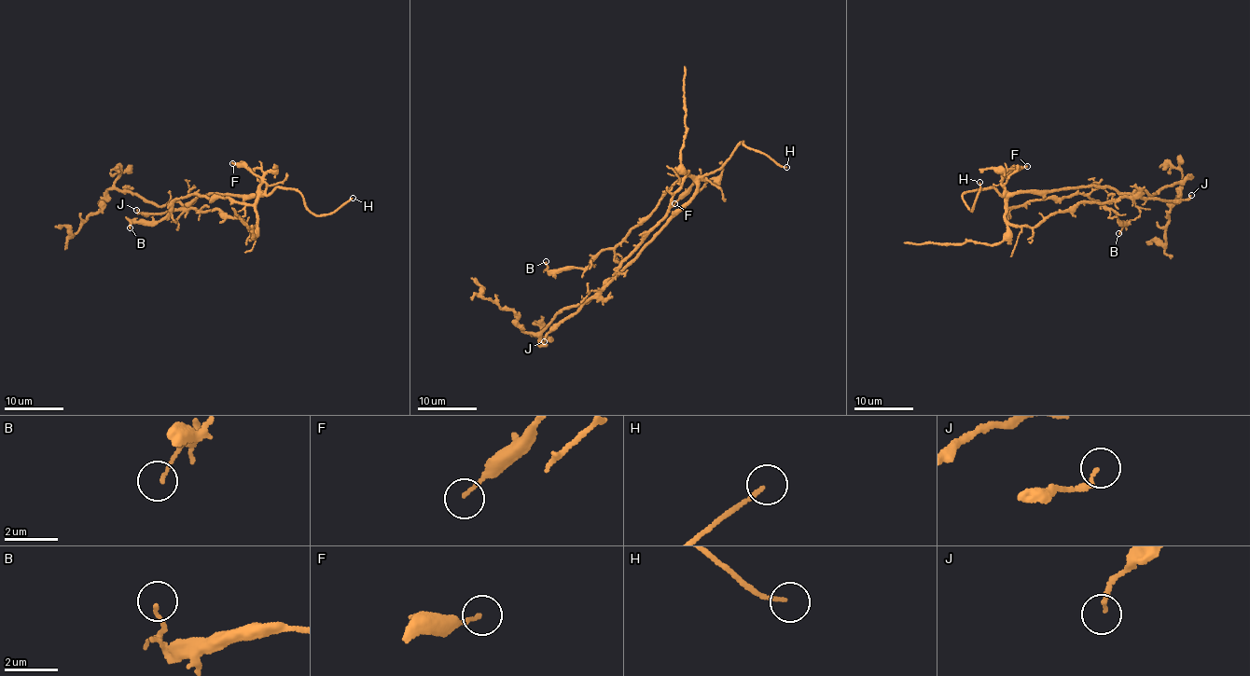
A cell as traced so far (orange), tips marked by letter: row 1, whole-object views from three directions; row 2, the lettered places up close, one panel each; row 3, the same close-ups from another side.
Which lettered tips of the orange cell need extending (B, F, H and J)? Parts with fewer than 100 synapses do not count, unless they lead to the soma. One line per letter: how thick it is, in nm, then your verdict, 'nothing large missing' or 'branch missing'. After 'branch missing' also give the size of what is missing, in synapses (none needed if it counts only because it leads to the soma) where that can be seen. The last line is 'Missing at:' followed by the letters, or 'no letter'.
B: calibre 100 nm; nothing large missing
F: calibre 110 nm; nothing large missing
H: calibre 130 nm; branch missing
J: calibre 140 nm; nothing large missing
Missing at: H

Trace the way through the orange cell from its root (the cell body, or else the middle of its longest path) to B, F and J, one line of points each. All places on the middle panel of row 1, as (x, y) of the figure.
B: (658, 234), (693, 194), (695, 182), (689, 176), (678, 177), (620, 241), (587, 267), (548, 270), (546, 261)
F: (658, 234), (692, 196), (699, 179), (701, 178), (694, 181), (674, 203)
J: (658, 234), (574, 313), (554, 324), (544, 341)

